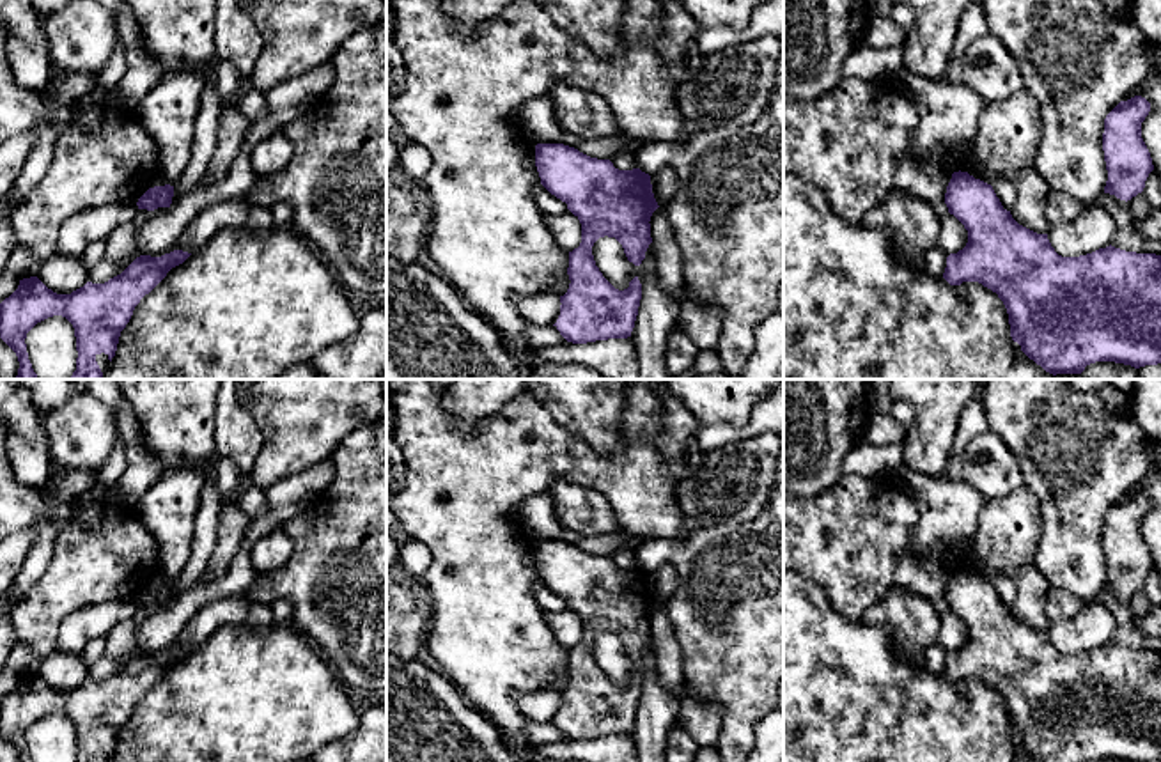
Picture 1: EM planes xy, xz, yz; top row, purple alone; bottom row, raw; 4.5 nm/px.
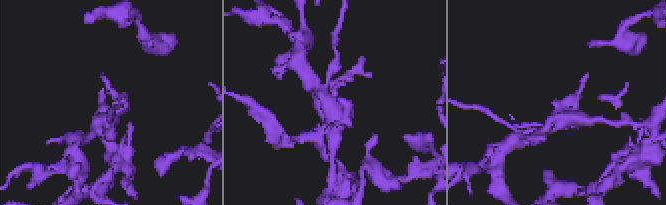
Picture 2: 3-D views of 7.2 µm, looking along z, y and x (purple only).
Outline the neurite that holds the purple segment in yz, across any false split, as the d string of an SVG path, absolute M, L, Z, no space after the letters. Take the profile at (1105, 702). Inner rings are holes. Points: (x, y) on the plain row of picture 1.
M954 569L945 601L968 627L968 640L947 654L943 675L950 682L978 679L1003 698L1010 734L1037 762L1161 760L1161 652L1099 645L1062 654L1048 631L1019 622L991 581L968 569Z

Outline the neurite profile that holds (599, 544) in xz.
M619 532L610 535L594 535L594 537L580 537L574 546L580 549L597 555L597 556L610 556L629 544L629 539Z

